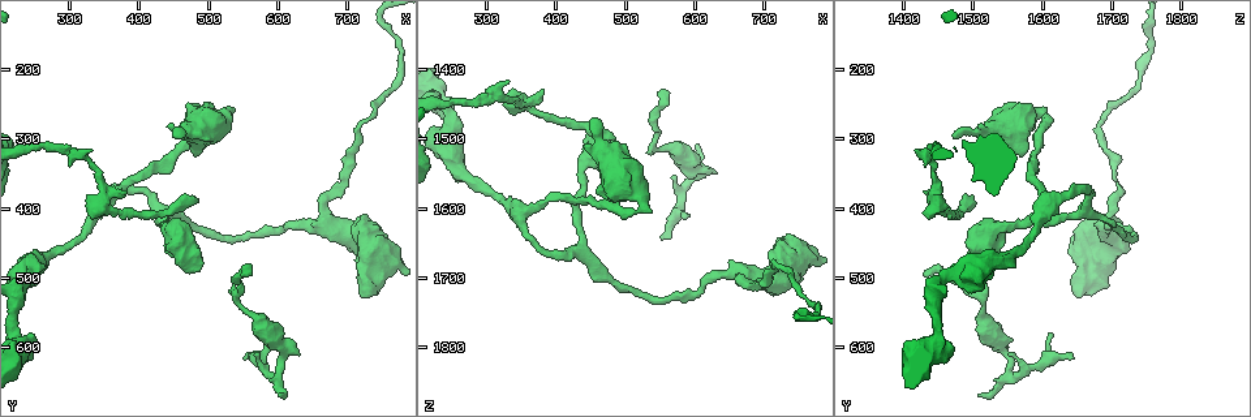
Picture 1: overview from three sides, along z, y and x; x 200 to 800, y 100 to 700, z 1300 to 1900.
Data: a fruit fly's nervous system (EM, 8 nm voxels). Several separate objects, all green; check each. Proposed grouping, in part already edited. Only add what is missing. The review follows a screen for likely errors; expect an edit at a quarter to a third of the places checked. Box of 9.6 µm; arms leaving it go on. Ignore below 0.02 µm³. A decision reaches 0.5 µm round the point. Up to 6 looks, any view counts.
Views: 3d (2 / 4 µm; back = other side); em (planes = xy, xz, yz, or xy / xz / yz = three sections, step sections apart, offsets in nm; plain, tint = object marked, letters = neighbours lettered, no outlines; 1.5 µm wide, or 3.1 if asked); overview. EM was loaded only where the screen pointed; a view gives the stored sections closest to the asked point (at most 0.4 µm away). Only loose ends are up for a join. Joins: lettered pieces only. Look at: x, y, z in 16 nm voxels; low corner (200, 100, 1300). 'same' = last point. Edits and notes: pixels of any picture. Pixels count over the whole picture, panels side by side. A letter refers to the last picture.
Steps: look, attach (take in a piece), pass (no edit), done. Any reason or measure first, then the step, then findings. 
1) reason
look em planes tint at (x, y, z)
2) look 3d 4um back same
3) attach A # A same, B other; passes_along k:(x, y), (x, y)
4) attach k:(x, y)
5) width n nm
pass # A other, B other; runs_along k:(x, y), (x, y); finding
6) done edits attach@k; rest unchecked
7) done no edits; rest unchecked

free end
look 3d 2um at (555, 620, 1645)

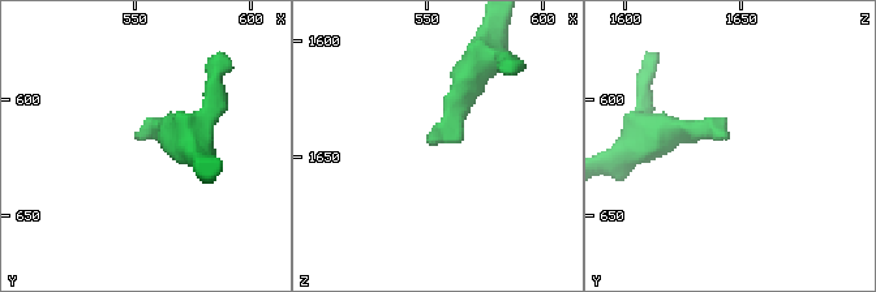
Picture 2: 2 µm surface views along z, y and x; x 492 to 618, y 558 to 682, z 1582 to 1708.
look em planes letters at (553, 614, 1643)

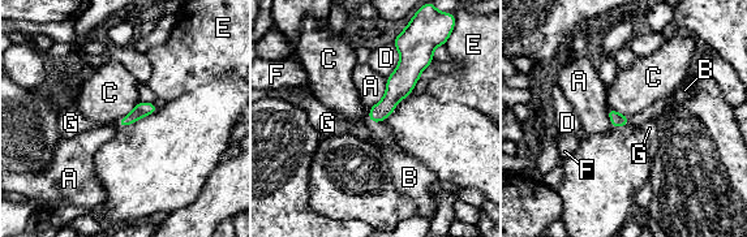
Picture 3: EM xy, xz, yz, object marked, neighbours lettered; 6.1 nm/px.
attach B # A other, B same, C other, D other, E other, F other, G other; the neuron continues

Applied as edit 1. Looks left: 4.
thin end
look 3d 2um back at (545, 495, 1430)

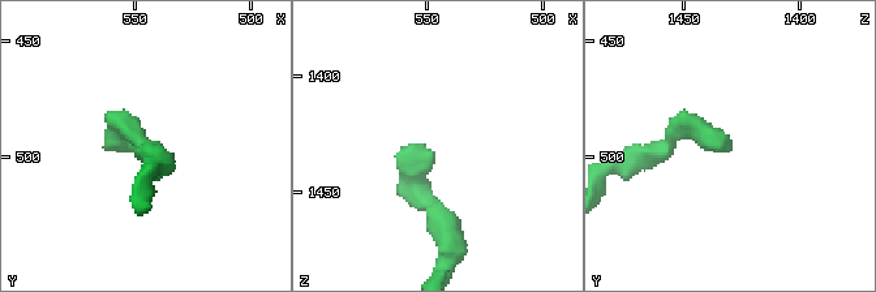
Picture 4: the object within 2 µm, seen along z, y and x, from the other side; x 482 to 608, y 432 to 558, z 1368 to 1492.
look em planes plain at (548, 496, 1433)

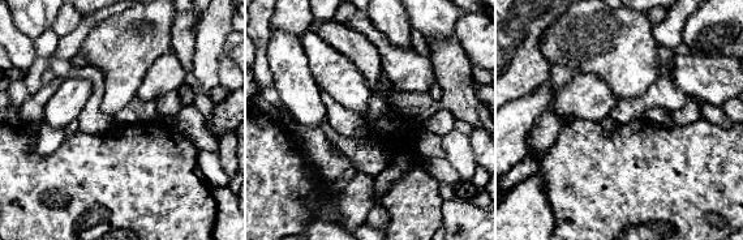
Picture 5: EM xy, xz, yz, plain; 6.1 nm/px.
what lies round it
look em planes letters same

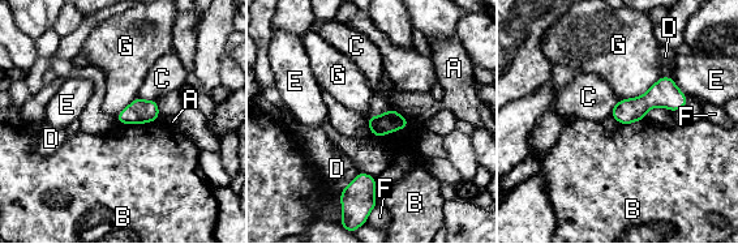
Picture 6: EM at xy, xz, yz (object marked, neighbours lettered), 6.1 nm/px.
width 130 nm; longest_contact G 300 nm
pass # A other, B other, C other, D other, E other, F other, G other; none of them fits

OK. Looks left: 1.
done edits attach@3; rest unchecked

